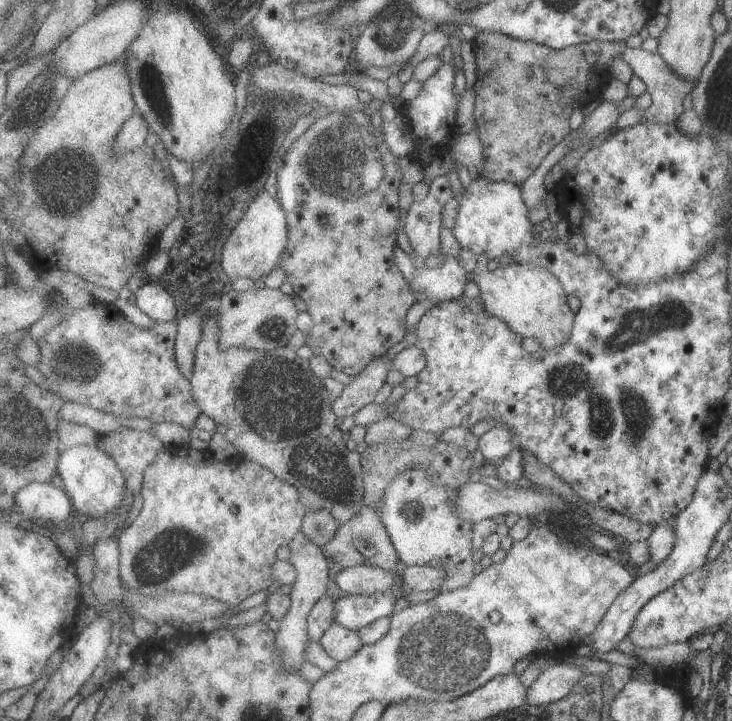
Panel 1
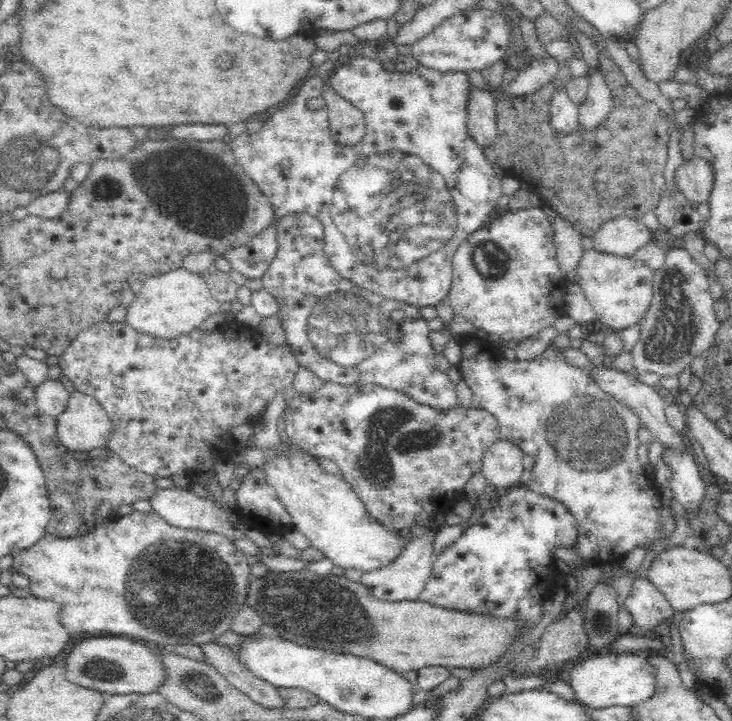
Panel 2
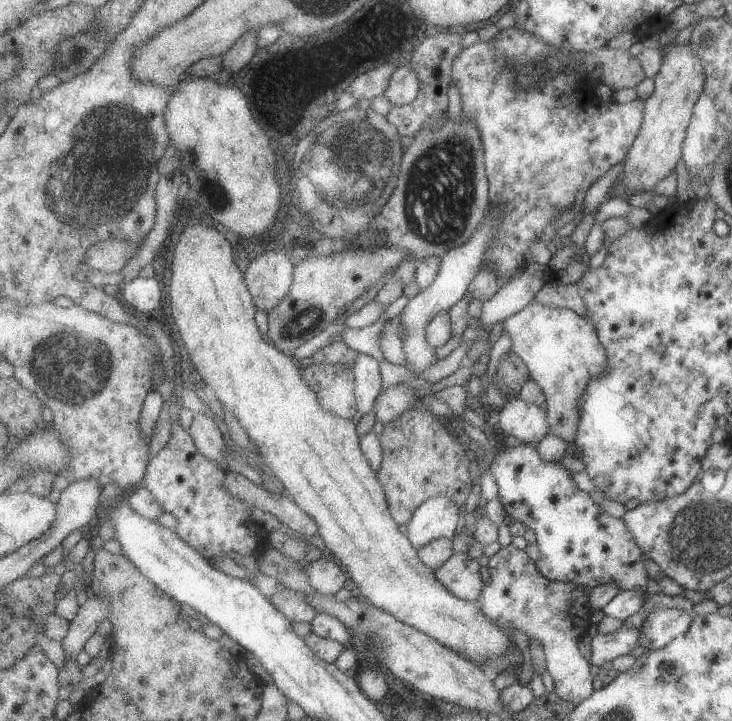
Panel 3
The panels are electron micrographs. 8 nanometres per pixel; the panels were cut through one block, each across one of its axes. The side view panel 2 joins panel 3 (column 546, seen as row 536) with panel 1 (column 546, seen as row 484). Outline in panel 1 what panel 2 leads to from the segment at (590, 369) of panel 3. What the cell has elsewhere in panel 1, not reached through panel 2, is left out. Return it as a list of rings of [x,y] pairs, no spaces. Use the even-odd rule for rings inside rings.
[[[513,261],[504,267],[492,264],[487,272],[477,271],[475,276],[487,312],[507,322],[519,336],[536,338],[543,348],[559,348],[570,338],[574,315],[567,305],[569,292],[551,270]]]

